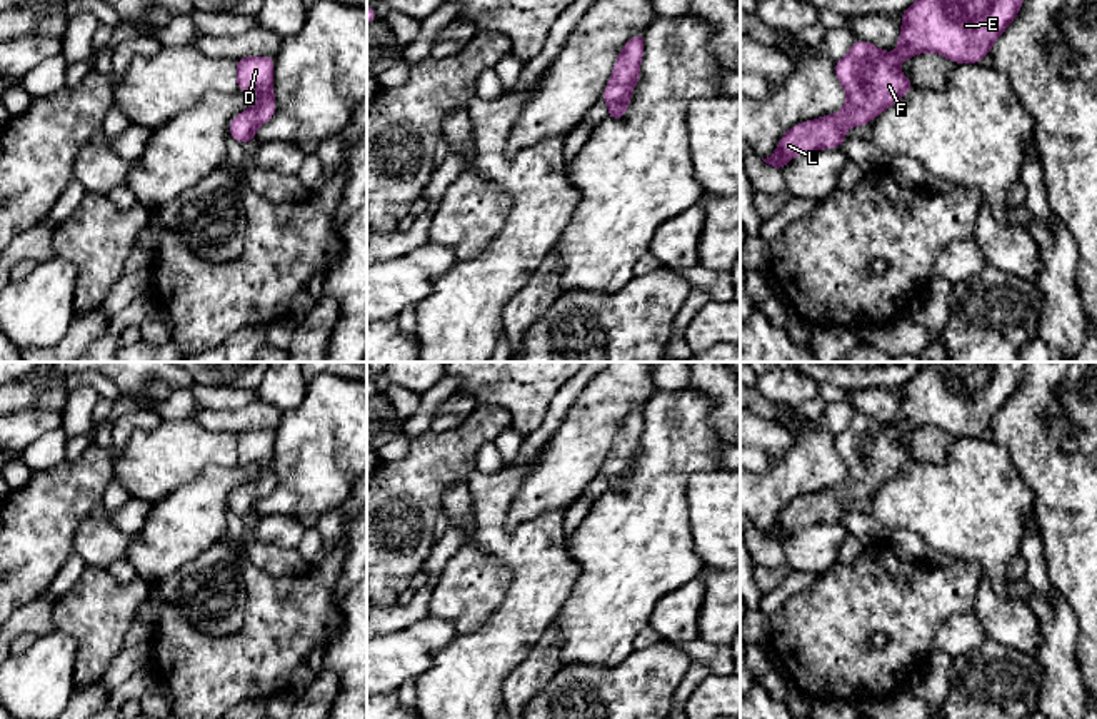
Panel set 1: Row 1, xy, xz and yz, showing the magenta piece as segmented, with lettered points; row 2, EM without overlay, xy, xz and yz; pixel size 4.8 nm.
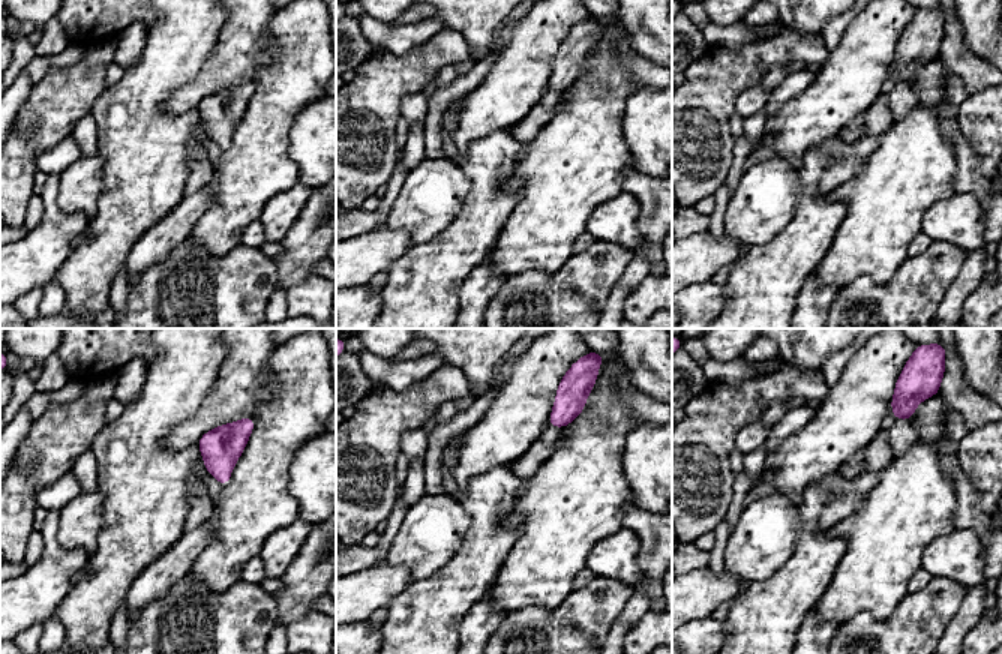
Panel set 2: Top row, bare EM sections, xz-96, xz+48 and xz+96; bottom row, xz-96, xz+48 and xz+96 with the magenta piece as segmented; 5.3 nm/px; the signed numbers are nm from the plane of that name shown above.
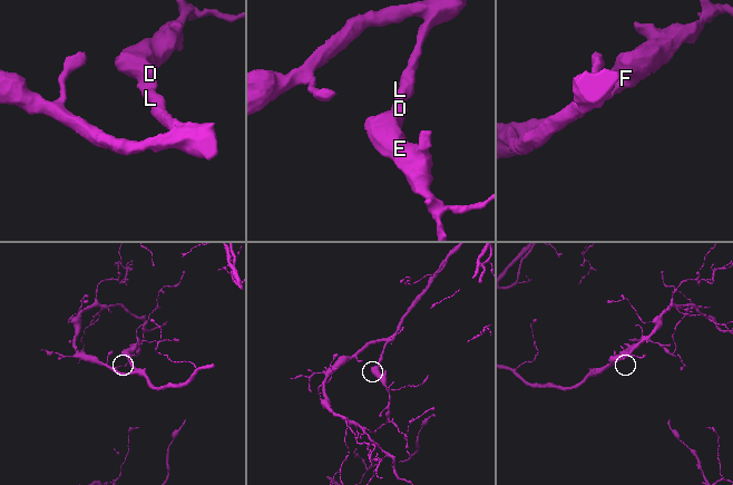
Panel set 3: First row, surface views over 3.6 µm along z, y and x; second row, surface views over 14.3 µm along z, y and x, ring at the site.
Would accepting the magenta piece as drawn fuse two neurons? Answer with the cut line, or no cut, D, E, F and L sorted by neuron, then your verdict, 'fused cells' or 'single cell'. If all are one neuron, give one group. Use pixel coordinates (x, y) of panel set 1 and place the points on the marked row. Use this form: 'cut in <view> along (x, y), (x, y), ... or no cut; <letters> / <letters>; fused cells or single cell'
no cut; D E F L; single cell

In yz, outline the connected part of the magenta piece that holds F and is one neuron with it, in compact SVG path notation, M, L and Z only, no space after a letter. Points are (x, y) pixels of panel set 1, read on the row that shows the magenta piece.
M917 0L899 15L902 30L894 53L854 40L850 52L834 63L847 93L842 110L794 125L775 153L762 160L780 172L795 155L840 148L847 127L872 122L915 87L897 70L900 62L934 52L954 63L980 63L1020 8L1022 0Z

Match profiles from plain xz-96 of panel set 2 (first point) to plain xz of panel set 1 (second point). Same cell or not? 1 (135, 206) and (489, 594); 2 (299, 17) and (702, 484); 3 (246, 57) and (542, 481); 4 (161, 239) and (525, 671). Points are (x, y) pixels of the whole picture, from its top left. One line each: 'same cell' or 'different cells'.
1: different cells
2: different cells
3: same cell
4: same cell

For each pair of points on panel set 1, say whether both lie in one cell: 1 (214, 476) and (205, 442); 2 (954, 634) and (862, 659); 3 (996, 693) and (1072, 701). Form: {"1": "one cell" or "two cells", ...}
{"1": "two cells", "2": "two cells", "3": "two cells"}

